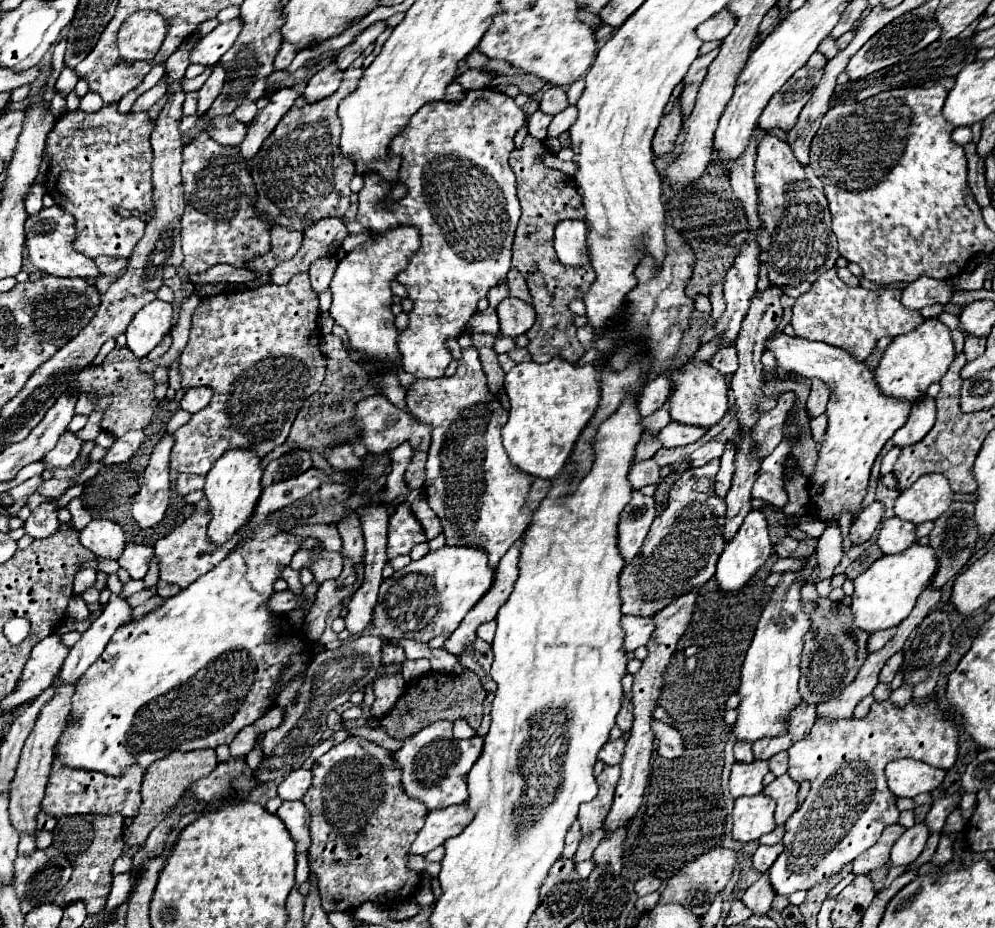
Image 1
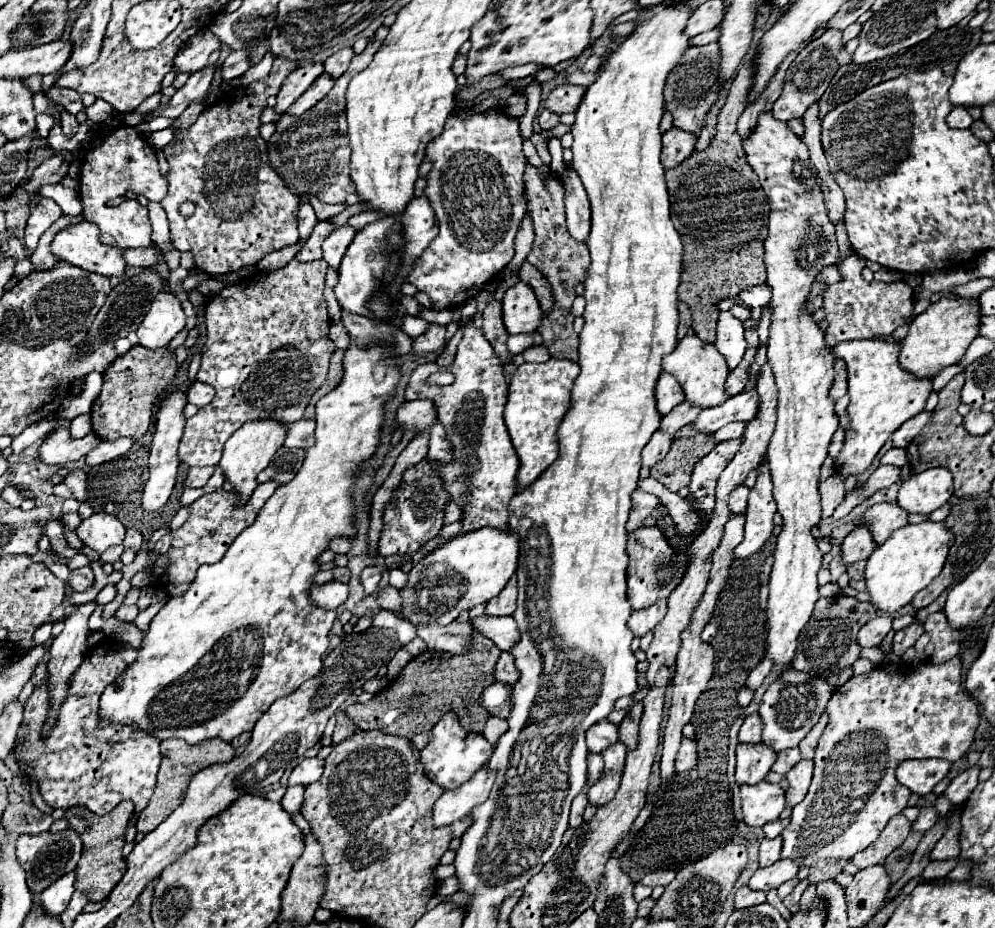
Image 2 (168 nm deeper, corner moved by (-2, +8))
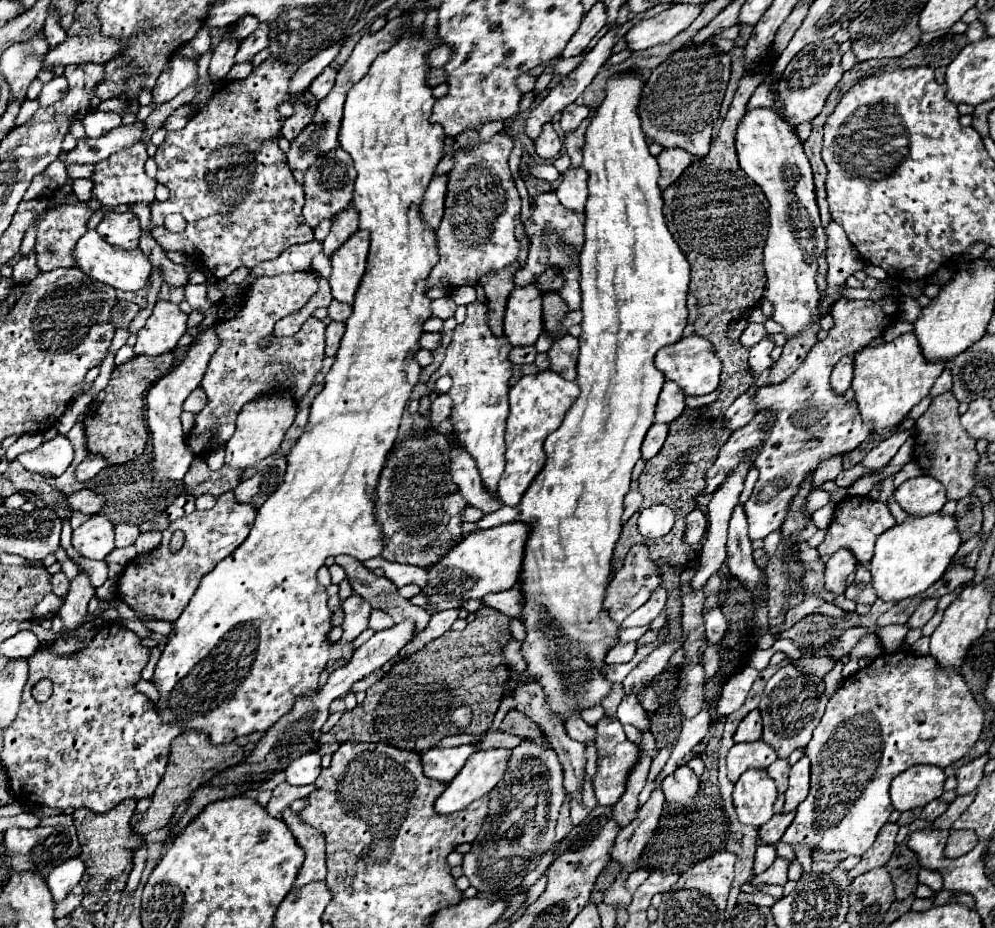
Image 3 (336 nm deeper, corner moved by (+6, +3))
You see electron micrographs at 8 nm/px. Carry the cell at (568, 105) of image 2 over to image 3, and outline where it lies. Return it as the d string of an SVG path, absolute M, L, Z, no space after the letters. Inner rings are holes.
M570 103L566 105L566 109L562 109L562 117L560 117L560 127L562 131L574 131L590 113L590 109L586 105L576 105Z

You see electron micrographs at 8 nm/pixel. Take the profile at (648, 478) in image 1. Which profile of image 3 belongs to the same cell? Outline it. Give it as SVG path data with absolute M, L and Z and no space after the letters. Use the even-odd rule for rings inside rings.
M654 423L650 427L650 431L646 433L644 437L644 443L642 443L642 459L644 461L650 461L652 457L658 455L658 451L662 449L664 441L666 441L666 435L668 435L668 425L658 425Z

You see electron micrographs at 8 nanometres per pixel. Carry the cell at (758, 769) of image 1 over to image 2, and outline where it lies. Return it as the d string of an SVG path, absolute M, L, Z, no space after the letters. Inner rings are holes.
M738 744L736 748L736 782L758 784L766 778L778 754L766 744Z

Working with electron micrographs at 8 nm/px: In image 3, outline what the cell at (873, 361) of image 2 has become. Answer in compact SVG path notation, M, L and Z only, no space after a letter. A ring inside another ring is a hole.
M906 333L890 343L854 353L854 401L858 405L864 425L870 425L872 429L870 437L878 439L894 433L896 427L908 417L910 409L930 393L942 369L944 363L928 363L922 357L914 333Z

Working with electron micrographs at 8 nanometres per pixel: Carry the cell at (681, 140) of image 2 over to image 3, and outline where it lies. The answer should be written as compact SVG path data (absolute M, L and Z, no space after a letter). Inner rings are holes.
M664 149L660 155L658 155L658 165L660 165L660 179L658 179L658 185L660 189L666 189L668 185L672 185L680 175L682 171L690 165L692 157L690 153L682 151L682 149Z

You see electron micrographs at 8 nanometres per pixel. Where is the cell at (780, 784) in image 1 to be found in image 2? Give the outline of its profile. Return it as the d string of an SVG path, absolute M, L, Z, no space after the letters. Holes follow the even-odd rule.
M800 760L786 774L786 778L790 782L790 788L786 792L786 808L782 812L782 818L790 818L792 808L806 796L808 786L810 786L810 780L812 780L812 768L814 768L814 762L812 760Z

